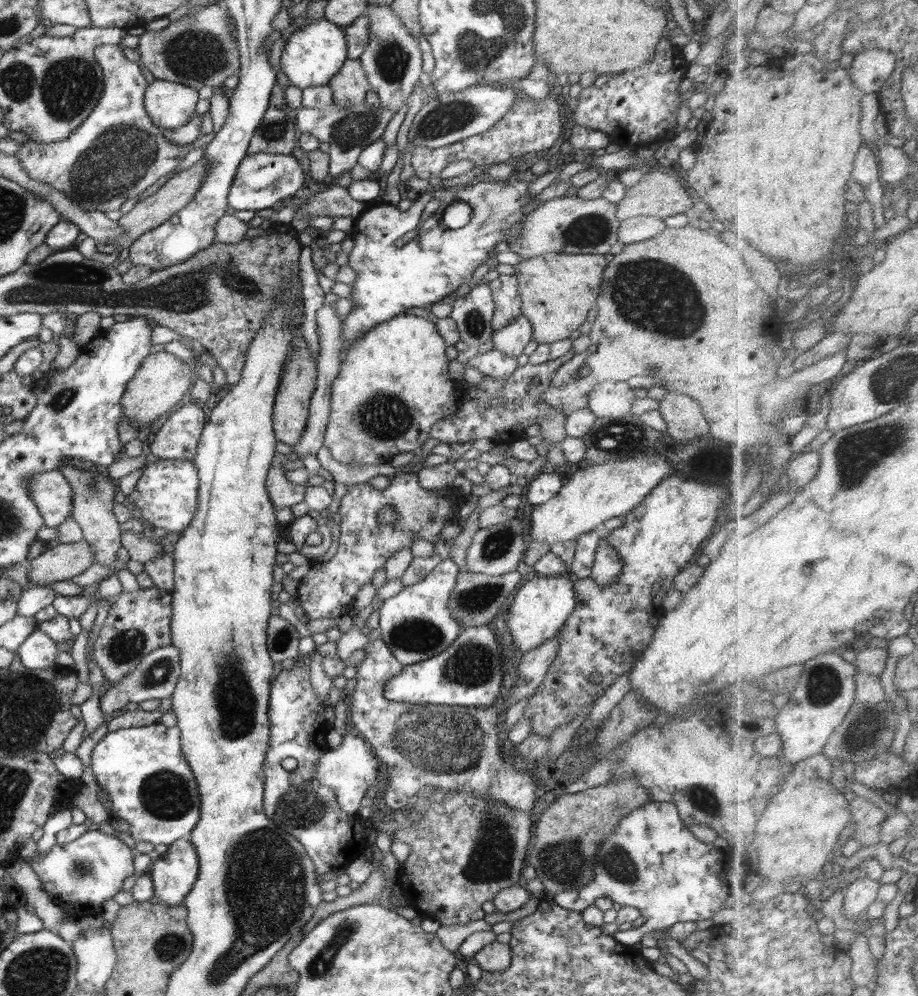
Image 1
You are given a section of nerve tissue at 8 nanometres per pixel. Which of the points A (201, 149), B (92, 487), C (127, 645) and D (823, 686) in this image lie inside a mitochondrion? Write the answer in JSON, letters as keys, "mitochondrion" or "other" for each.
{"A":"other","B":"mitochondrion","C":"mitochondrion","D":"mitochondrion"}

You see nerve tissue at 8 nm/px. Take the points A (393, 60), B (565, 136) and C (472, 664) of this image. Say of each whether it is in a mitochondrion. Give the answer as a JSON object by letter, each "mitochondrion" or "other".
{"A":"mitochondrion","B":"other","C":"mitochondrion"}

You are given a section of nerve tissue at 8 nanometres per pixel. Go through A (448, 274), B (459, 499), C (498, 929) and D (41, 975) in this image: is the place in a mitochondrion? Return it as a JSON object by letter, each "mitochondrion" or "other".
{"A":"other","B":"other","C":"other","D":"mitochondrion"}

